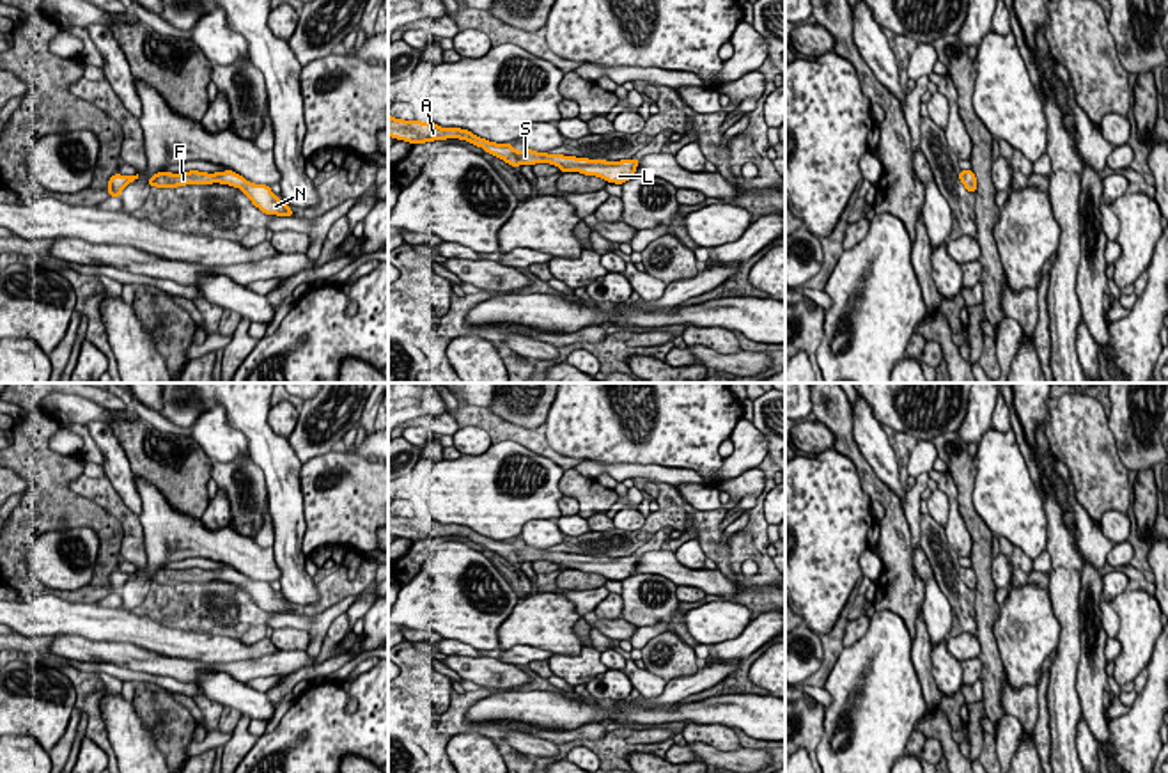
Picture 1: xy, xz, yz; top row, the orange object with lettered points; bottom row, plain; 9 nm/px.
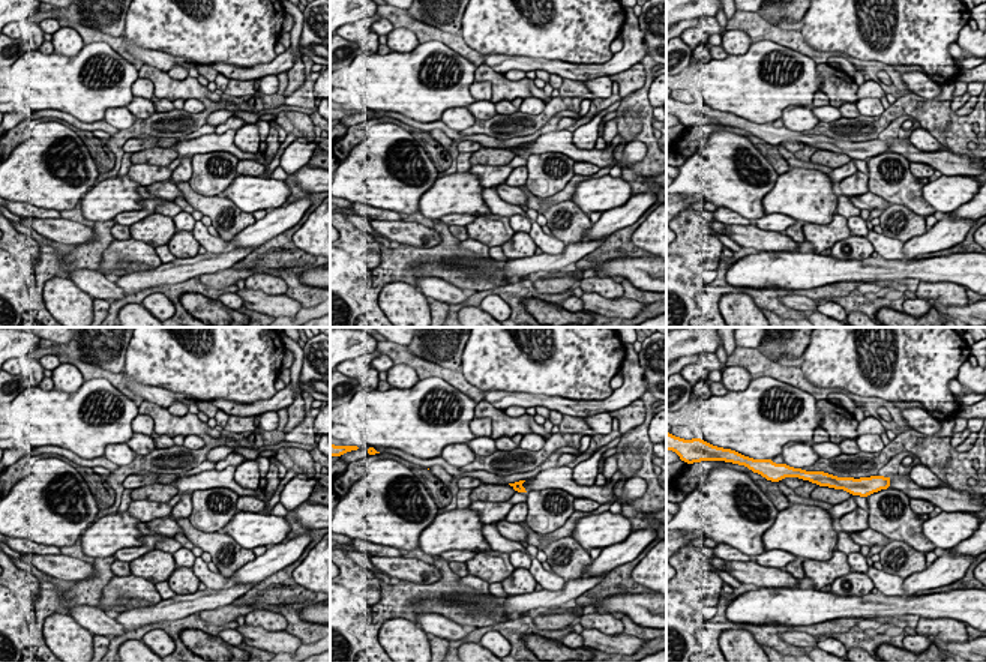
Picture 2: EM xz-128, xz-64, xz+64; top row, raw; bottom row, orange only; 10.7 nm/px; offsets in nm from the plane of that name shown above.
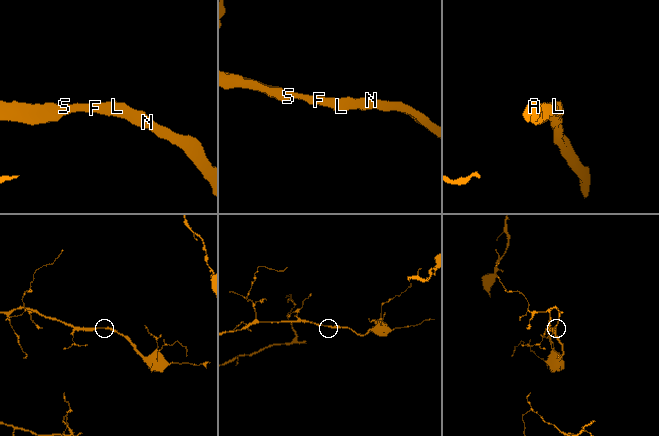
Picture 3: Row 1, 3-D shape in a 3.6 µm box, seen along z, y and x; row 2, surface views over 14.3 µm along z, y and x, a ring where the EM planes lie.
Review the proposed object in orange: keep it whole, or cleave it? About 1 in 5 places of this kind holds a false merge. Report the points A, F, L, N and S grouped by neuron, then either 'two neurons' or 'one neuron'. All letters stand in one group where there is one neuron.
A F L N S; one neuron

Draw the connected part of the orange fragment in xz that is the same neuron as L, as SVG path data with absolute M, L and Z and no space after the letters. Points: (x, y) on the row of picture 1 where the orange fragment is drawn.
M388 115L388 137L404 140L409 144L425 144L434 140L459 138L466 140L477 147L482 147L486 152L503 160L510 167L519 165L535 165L535 163L549 163L560 168L560 172L580 172L585 176L596 176L604 179L606 183L624 184L626 181L635 177L636 167L640 160L620 160L620 161L606 161L606 160L588 160L564 154L548 154L537 152L532 149L516 151L510 144L496 144L486 138L473 135L468 129L461 128L441 128L434 122L427 124L422 121L404 121Z

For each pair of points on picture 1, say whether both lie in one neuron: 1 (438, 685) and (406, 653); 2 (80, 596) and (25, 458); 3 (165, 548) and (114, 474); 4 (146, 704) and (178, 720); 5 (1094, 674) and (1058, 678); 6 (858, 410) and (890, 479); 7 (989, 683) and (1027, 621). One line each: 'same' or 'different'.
1: same
2: same
3: different
4: same
5: different
6: same
7: different

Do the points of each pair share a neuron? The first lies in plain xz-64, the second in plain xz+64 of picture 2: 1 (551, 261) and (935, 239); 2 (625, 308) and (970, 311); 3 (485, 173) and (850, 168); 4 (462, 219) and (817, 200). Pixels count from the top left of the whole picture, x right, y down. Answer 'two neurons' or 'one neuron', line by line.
1: one neuron
2: one neuron
3: one neuron
4: two neurons

